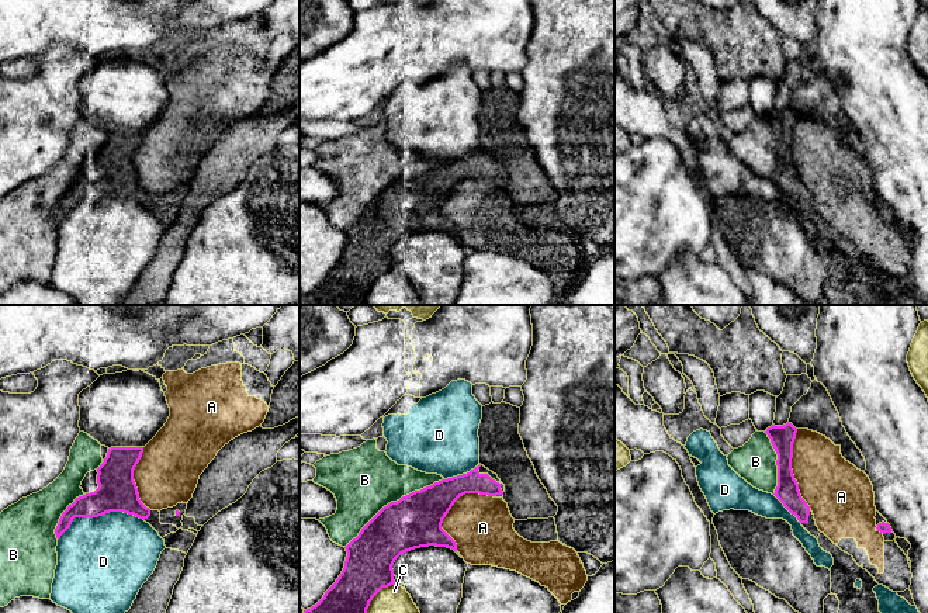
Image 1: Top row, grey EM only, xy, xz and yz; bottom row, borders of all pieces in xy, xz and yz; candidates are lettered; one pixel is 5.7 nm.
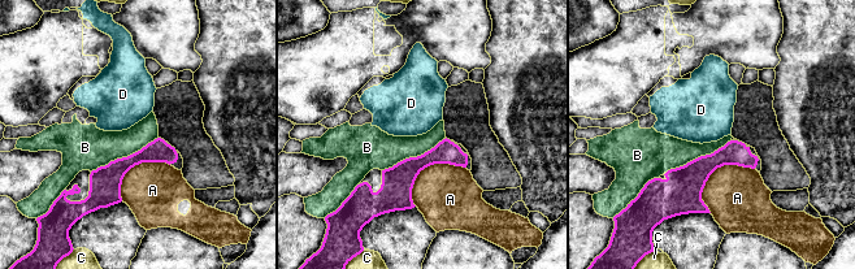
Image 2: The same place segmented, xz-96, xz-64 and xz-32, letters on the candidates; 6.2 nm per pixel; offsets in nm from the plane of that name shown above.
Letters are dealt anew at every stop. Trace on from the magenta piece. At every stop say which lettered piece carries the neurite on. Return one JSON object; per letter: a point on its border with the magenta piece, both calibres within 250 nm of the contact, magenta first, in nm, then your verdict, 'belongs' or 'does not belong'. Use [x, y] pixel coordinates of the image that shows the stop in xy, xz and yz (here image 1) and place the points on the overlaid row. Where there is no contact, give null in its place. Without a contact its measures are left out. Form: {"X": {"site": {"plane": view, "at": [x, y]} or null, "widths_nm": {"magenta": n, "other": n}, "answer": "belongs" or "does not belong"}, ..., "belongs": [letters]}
{"A": {"site": {"plane": "xz", "at": [450, 508]}, "widths_nm": {"magenta": 300, "other": 360}, "answer": "does not belong"}, "B": {"site": {"plane": "xz", "at": [392, 502]}, "widths_nm": {"magenta": 300, "other": 380}, "answer": "does not belong"}, "C": {"site": {"plane": "xz", "at": [376, 594]}, "widths_nm": {"magenta": 280, "other": 160}, "answer": "does not belong"}, "D": {"site": {"plane": "xy", "at": [97, 516]}, "widths_nm": {"magenta": 220, "other": 500}, "answer": "does not belong"}, "belongs": []}

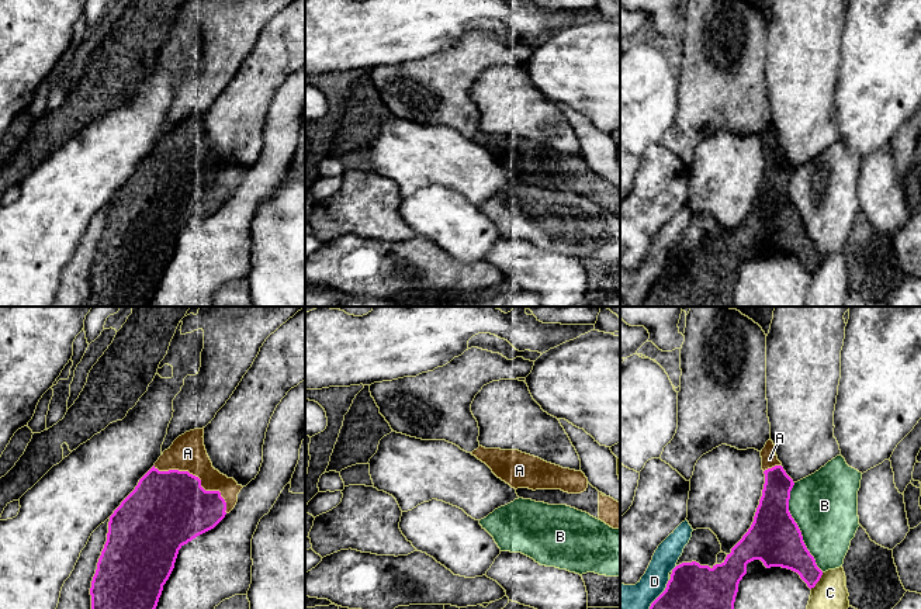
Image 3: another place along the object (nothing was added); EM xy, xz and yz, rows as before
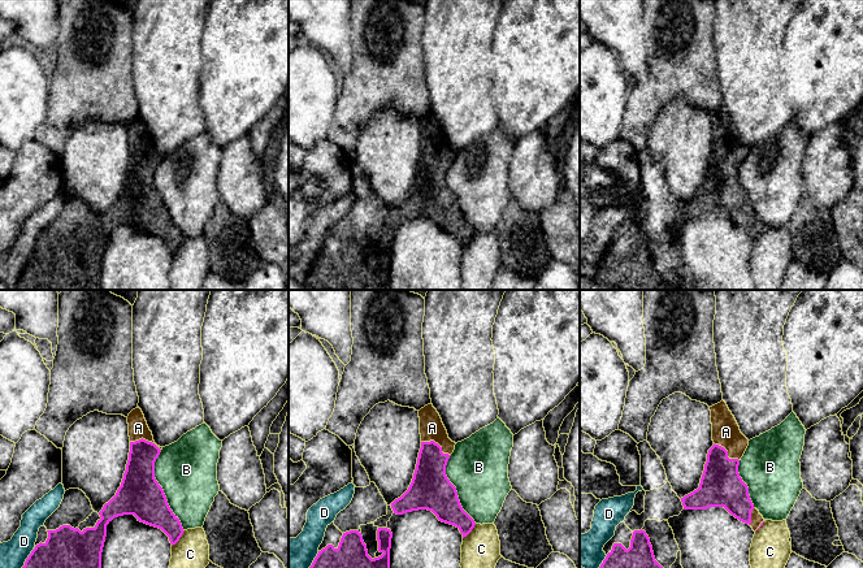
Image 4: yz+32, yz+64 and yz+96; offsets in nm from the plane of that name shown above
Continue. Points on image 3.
{"A": {"site": {"plane": "xy", "at": [198, 478]}, "widths_nm": {"magenta": 440, "other": 200}, "answer": "belongs"}, "B": {"site": {"plane": "yz", "at": [797, 528]}, "widths_nm": {"magenta": 300, "other": 380}, "answer": "does not belong"}, "C": {"site": {"plane": "yz", "at": [819, 580]}, "widths_nm": {"magenta": 200, "other": 190}, "answer": "does not belong"}, "D": {"site": {"plane": "yz", "at": [661, 594]}, "widths_nm": {"magenta": 260, "other": 150}, "answer": "does not belong"}, "belongs": ["A"]}

